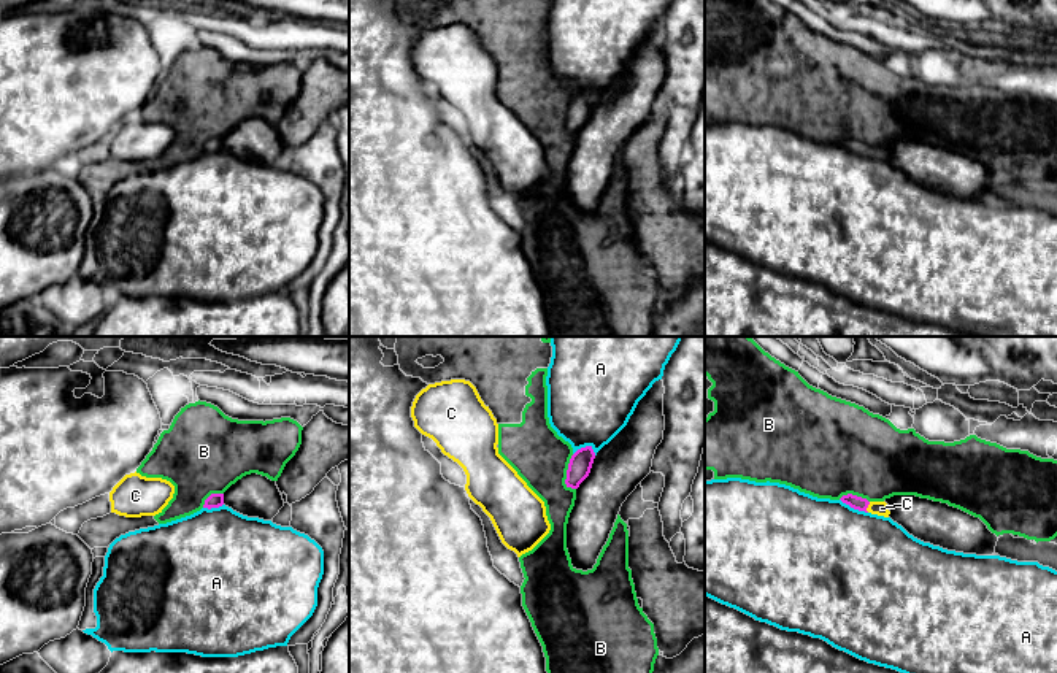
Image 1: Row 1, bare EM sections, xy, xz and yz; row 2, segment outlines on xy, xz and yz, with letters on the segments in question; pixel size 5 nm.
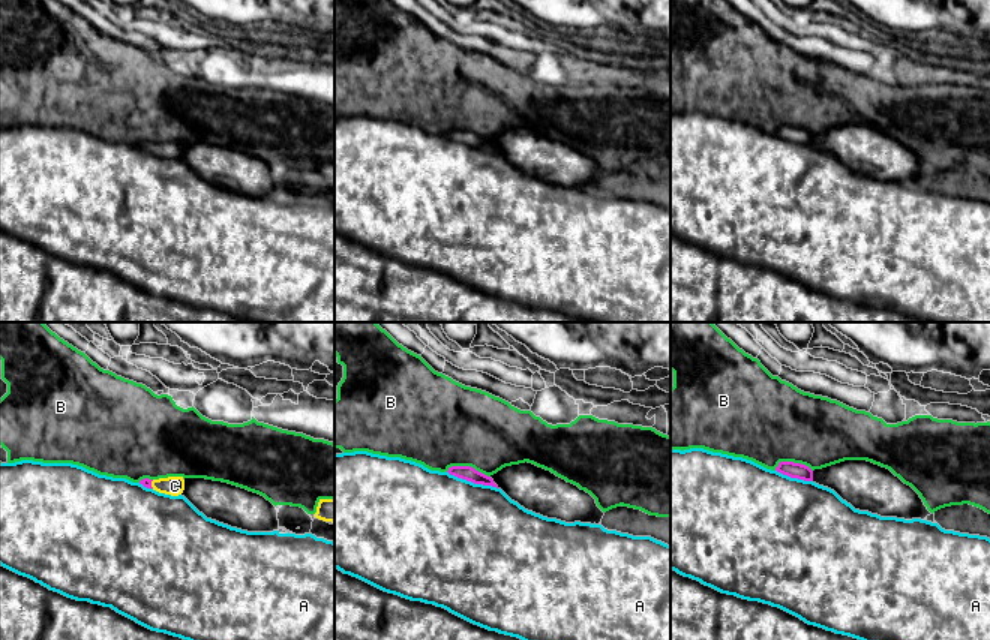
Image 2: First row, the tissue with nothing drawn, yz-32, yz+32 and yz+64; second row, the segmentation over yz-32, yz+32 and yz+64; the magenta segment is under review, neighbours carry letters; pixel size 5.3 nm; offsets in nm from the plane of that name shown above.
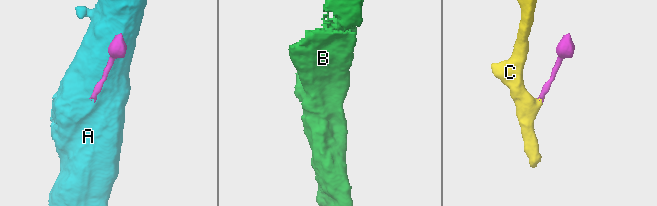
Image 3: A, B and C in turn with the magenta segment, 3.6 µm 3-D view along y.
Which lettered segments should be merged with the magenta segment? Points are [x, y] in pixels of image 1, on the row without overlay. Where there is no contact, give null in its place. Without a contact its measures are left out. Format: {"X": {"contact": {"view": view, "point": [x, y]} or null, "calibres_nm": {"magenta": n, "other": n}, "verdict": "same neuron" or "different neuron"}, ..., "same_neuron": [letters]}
{"A": {"contact": {"view": "yz", "point": [854, 153]}, "calibres_nm": {"magenta": 70, "other": 500}, "verdict": "different neuron"}, "B": {"contact": {"view": "xz", "point": [567, 116]}, "calibres_nm": {"magenta": 120, "other": 280}, "verdict": "different neuron"}, "C": {"contact": {"view": "yz", "point": [867, 151]}, "calibres_nm": {"magenta": 70, "other": 80}, "verdict": "same neuron"}, "same_neuron": ["C"]}

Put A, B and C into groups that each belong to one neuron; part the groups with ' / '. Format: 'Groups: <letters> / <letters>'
Groups: A / B / C

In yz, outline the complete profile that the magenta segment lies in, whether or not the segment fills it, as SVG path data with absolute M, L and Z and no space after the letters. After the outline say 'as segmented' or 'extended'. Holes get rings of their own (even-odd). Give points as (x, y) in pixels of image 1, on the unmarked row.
M848 138L840 143L854 154L889 162L889 149L886 146L868 146L867 143Z | extended

